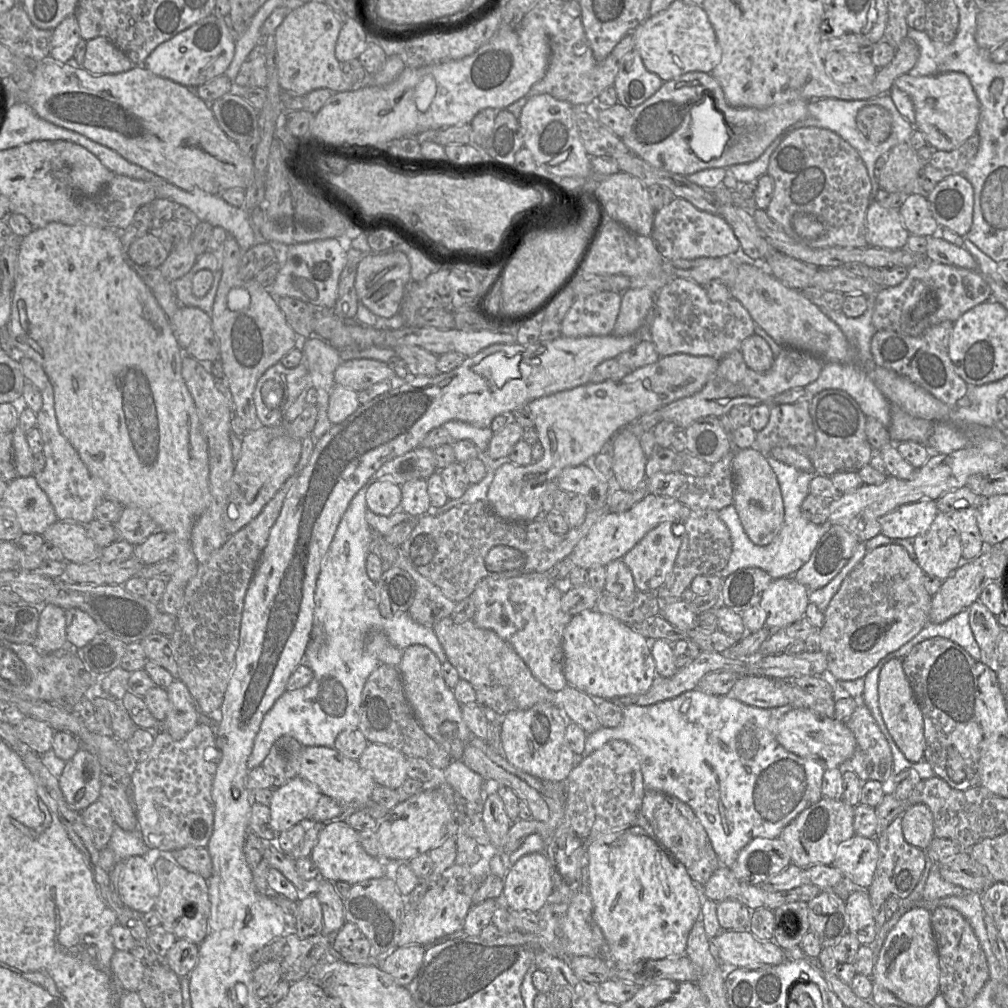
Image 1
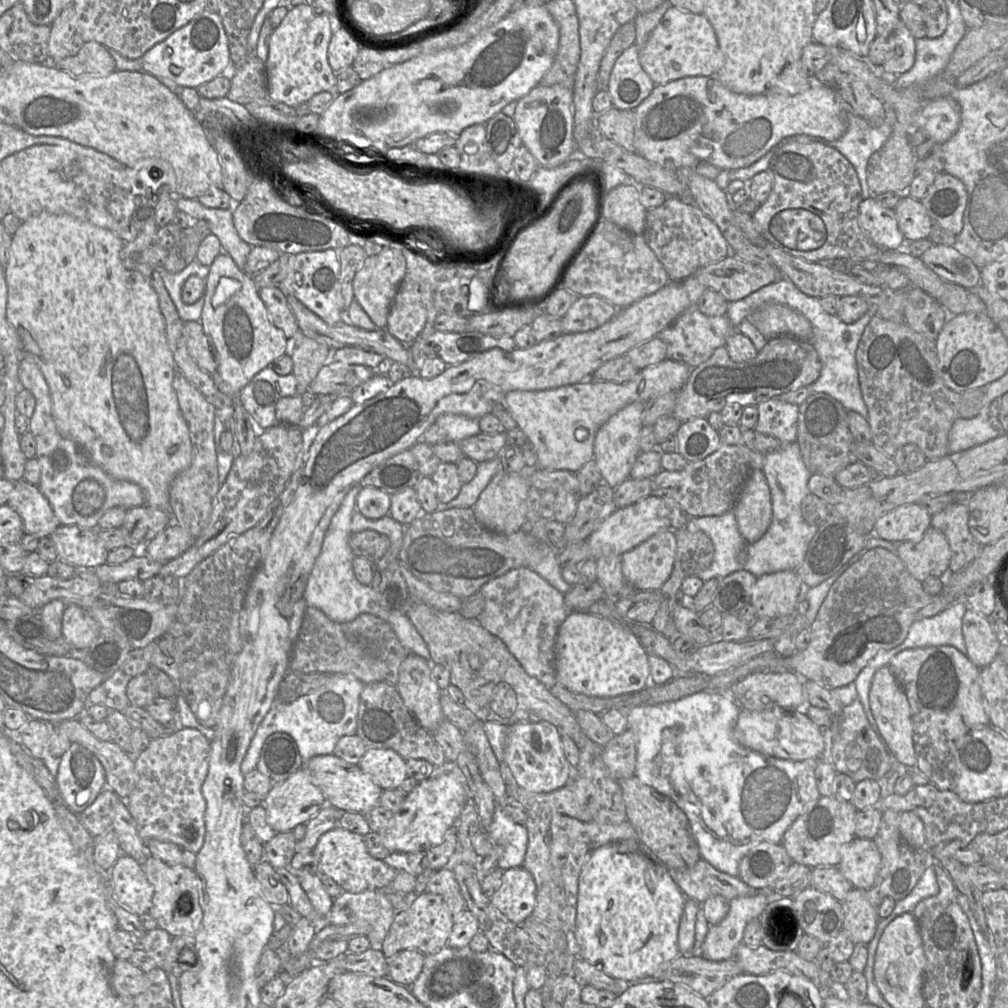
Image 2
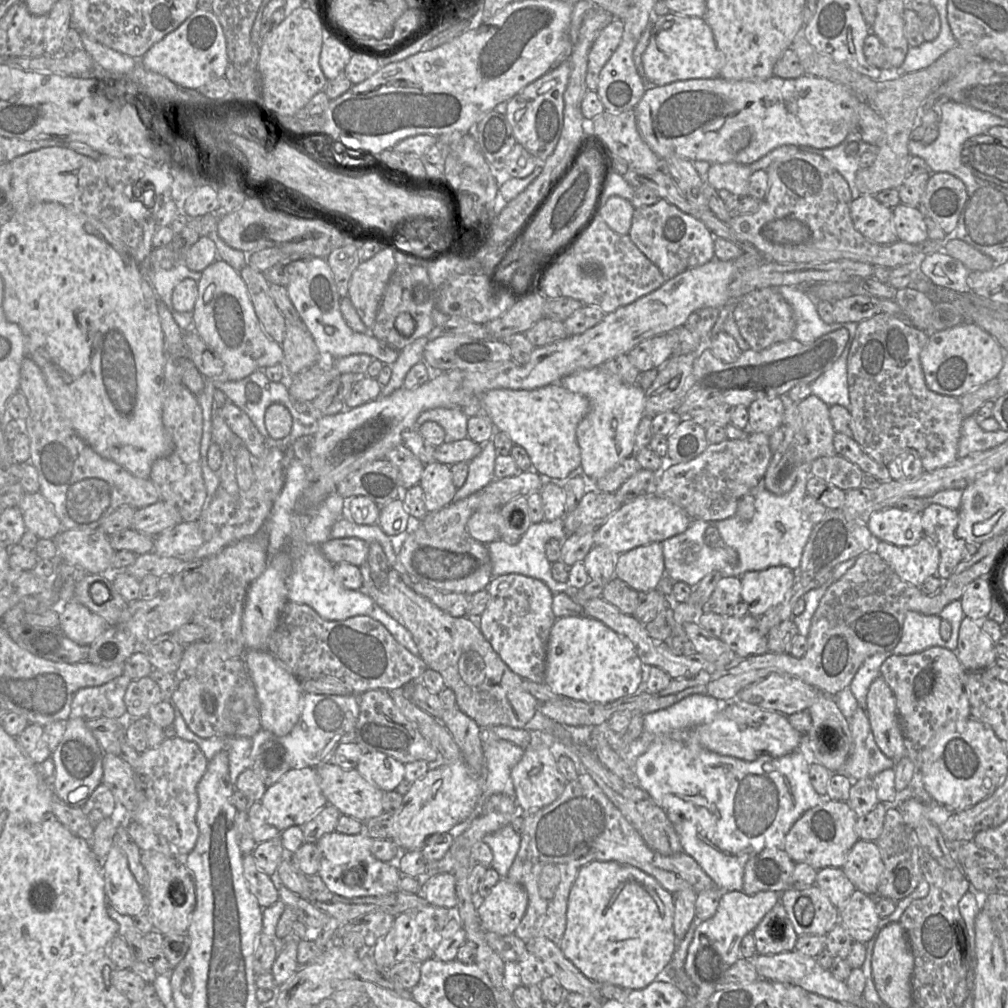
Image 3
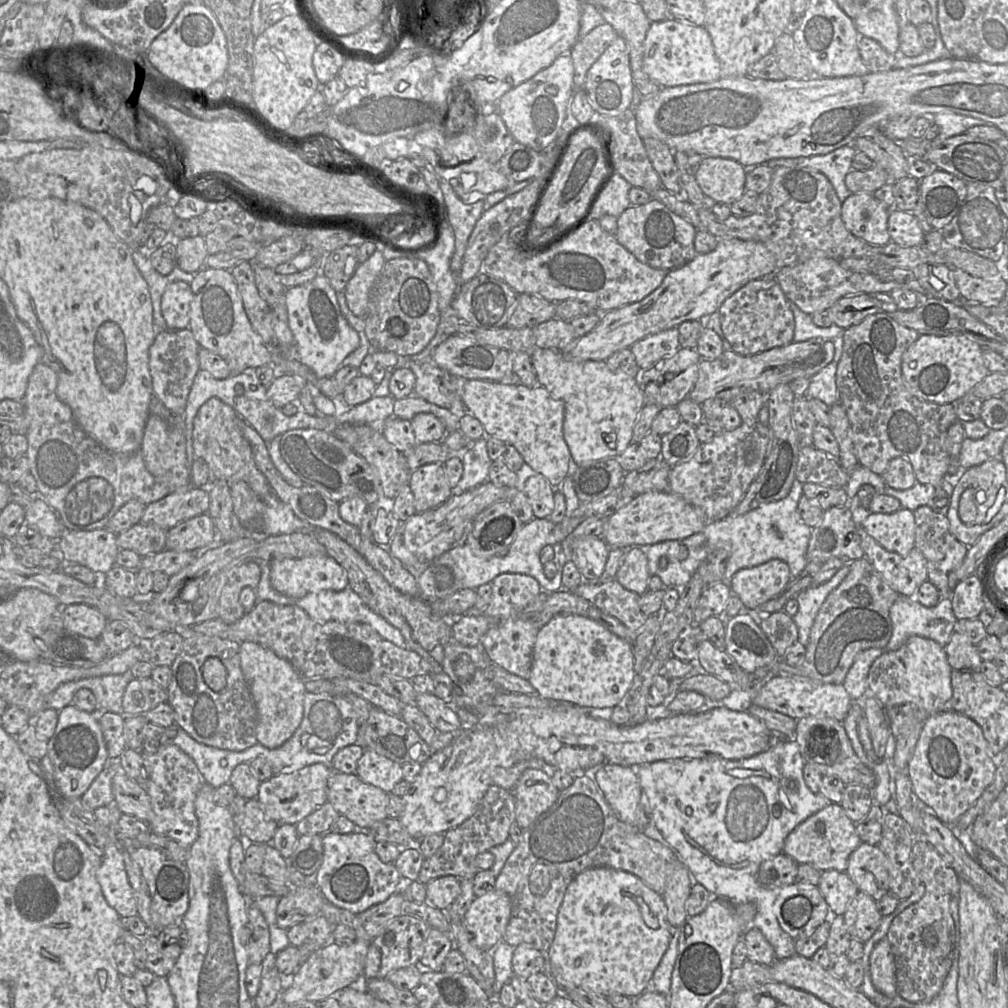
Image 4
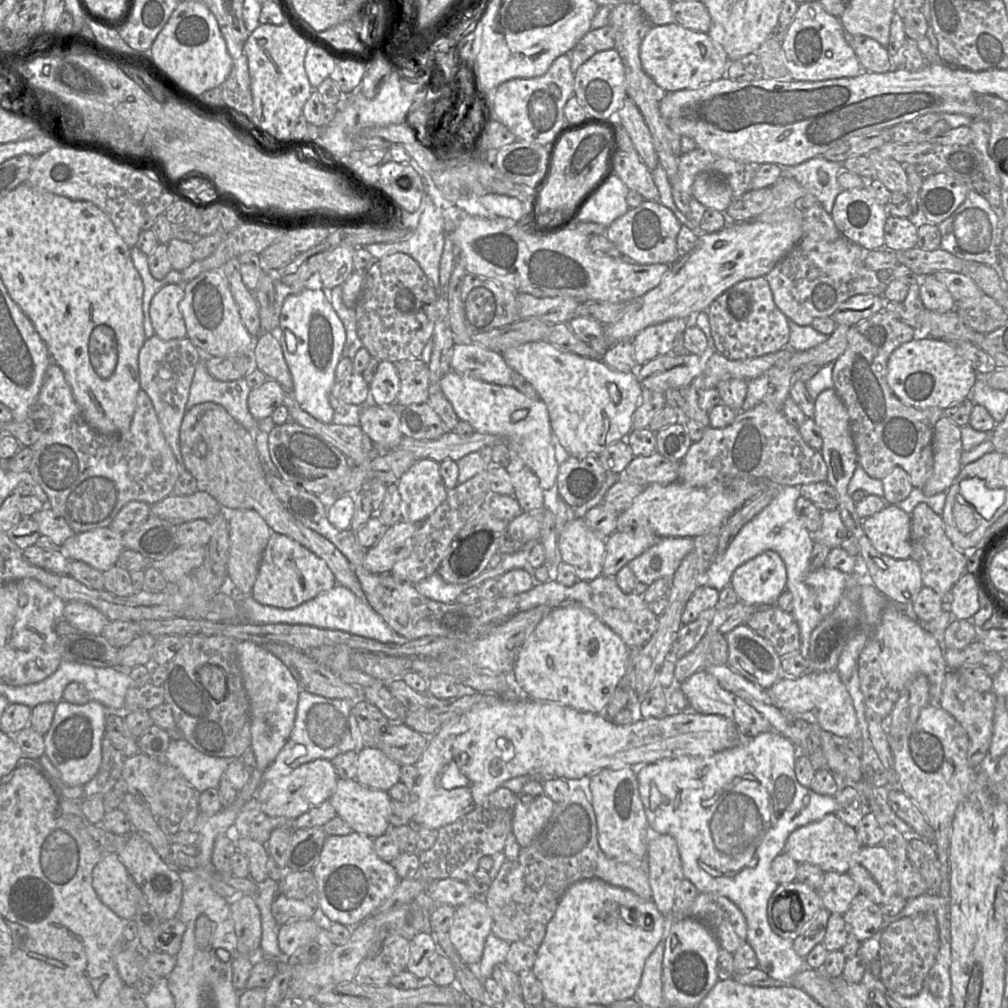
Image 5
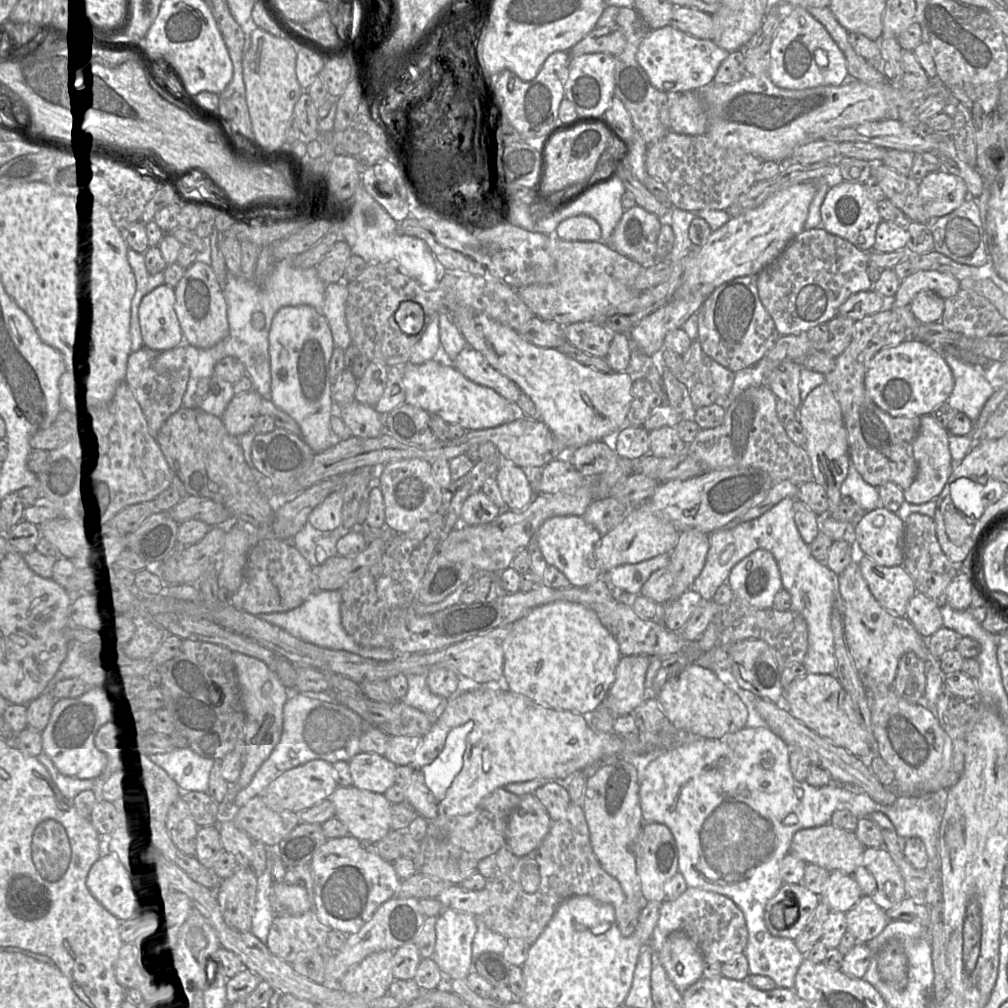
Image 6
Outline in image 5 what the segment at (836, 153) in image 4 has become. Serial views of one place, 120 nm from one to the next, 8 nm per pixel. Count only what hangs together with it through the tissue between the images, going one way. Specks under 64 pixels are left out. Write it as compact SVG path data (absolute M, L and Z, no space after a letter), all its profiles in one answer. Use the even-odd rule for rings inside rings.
M815 157L796 166L780 167L783 176L794 178L802 188L819 200L828 213L831 213L837 196L844 190L837 180L838 171L842 166L842 163L828 161L823 157Z

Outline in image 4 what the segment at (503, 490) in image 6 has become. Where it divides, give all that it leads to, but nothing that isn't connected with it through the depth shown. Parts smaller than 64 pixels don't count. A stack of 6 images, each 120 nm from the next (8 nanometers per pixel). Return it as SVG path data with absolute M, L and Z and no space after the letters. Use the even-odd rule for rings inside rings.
M542 475L528 477L522 483L522 491L532 507L534 518L545 519L554 509L554 487Z

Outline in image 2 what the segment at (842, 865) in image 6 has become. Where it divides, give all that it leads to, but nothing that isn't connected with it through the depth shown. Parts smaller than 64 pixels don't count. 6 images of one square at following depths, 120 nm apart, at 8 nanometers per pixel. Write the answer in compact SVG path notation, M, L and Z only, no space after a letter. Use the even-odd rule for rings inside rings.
M821 796L814 807L800 815L784 833L782 845L792 863L802 864L811 869L819 866L838 867L842 846L856 837L856 812L850 801L839 800L834 796Z

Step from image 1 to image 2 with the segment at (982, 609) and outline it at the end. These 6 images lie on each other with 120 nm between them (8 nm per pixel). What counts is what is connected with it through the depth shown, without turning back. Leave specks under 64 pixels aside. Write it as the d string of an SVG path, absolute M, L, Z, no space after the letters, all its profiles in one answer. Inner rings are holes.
M967 609L962 619L966 656L978 668L988 666L999 654L998 640L988 617Z

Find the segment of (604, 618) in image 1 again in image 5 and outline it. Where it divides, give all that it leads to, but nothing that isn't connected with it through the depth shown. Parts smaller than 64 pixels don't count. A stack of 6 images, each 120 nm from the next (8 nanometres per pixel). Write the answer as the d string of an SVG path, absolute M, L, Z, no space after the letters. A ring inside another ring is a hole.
M558 607L550 610L521 646L512 673L516 686L528 698L603 713L626 673L629 651L621 637L590 611Z

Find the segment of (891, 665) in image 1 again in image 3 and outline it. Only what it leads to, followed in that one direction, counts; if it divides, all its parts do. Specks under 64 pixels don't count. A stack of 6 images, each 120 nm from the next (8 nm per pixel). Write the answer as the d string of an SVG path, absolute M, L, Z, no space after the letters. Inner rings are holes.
M878 676L870 685L865 713L868 716L875 742L882 753L893 760L907 755L896 699L881 676Z

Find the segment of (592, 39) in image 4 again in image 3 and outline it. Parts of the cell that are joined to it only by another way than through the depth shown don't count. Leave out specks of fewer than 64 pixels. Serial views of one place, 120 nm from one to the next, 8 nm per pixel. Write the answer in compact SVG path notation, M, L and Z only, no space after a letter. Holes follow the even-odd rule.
M614 19L594 41L588 54L586 85L588 90L596 91L599 75L605 64L618 48L624 31L624 21Z

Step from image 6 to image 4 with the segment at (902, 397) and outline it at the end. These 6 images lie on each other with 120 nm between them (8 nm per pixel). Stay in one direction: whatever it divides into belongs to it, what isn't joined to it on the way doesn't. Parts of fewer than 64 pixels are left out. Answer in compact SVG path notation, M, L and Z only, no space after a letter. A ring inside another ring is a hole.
M922 334L902 355L902 378L906 389L920 400L937 404L956 403L990 372L984 364L983 348L964 335Z

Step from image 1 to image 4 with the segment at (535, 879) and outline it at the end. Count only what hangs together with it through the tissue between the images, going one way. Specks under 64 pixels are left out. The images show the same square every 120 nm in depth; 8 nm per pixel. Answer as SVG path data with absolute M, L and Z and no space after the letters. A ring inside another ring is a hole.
M494 888L475 897L463 917L463 924L479 949L492 952L502 941L510 916L510 897Z

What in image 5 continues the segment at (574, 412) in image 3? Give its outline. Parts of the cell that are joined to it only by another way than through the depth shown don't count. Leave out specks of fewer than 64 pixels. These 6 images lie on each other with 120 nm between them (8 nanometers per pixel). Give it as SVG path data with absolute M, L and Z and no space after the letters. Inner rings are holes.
M454 370L447 373L439 383L444 396L451 403L459 420L468 422L477 432L503 437L512 452L515 452L538 477L540 487L546 491L552 488L557 479L559 463L556 459L557 437L552 431L547 406L541 399L530 399L512 386L490 384Z

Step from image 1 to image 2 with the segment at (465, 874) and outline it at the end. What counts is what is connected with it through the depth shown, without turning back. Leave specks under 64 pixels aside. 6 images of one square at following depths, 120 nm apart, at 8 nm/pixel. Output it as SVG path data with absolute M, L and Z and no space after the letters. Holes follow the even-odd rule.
M424 892L420 895L412 896L407 907L396 912L380 950L387 960L403 950L418 951L425 956L436 954L447 947L452 927L453 915L444 897Z

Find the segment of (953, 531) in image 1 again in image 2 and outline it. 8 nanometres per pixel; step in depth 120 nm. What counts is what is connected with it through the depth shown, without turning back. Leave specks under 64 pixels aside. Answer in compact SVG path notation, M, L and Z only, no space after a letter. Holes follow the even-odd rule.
M930 526L921 540L898 544L896 554L909 573L923 582L928 577L941 577L949 568L951 549L945 535Z

